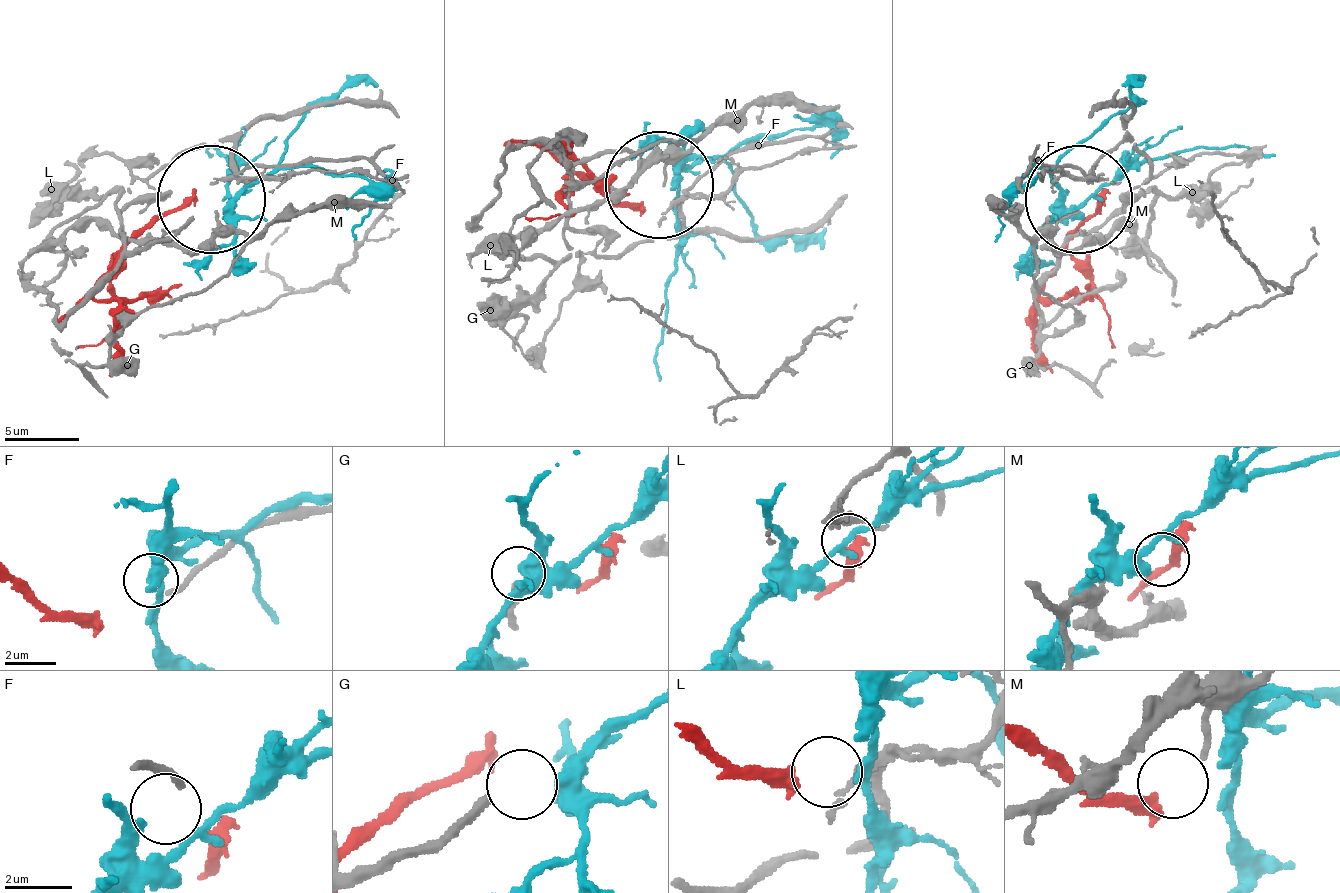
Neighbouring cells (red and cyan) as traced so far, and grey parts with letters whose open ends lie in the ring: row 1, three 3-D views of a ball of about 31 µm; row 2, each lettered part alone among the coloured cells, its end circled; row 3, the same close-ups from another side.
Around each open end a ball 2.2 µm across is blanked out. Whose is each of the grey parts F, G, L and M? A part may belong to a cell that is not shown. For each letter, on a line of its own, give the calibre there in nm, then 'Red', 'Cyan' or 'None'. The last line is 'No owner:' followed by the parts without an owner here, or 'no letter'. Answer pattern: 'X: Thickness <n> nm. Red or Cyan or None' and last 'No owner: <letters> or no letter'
F: Thickness 180 nm. None
G: Thickness 280 nm. Cyan
L: Thickness 260 nm. Red
M: Thickness 170 nm. None
No owner: F, M

